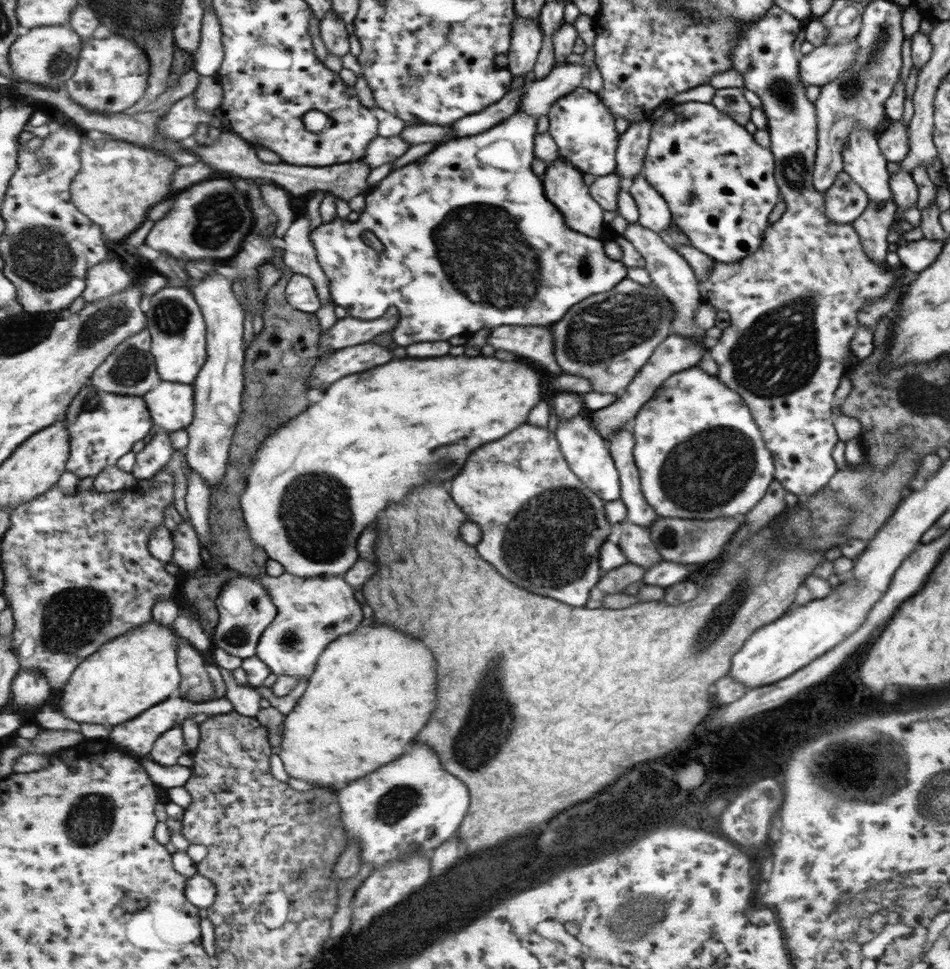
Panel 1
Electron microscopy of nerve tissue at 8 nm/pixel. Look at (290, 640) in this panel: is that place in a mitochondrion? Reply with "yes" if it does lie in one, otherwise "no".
yes

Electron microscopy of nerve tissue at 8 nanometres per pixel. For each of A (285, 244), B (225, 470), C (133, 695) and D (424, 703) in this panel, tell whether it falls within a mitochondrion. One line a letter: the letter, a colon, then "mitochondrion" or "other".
A: other
B: other
C: other
D: other

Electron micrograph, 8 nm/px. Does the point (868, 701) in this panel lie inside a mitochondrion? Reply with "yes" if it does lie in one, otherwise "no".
no

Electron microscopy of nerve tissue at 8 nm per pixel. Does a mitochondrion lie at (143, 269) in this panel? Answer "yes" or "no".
no

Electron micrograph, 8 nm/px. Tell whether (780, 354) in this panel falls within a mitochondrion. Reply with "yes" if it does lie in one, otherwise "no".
yes

